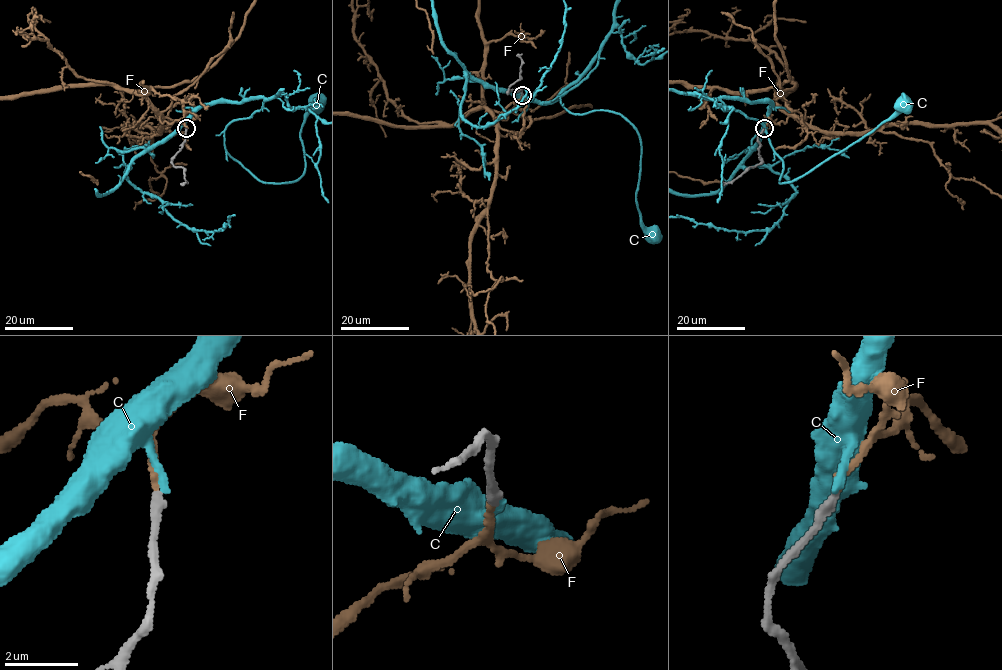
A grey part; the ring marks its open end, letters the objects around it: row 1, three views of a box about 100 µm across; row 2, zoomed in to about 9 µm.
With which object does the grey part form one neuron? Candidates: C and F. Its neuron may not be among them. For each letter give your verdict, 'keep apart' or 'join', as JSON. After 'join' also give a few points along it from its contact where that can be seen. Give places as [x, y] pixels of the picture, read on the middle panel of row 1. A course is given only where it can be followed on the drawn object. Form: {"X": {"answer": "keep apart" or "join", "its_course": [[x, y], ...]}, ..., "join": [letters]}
{"C": {"answer": "keep apart"}, "F": {"answer": "join"}, "join": ["F"]}

